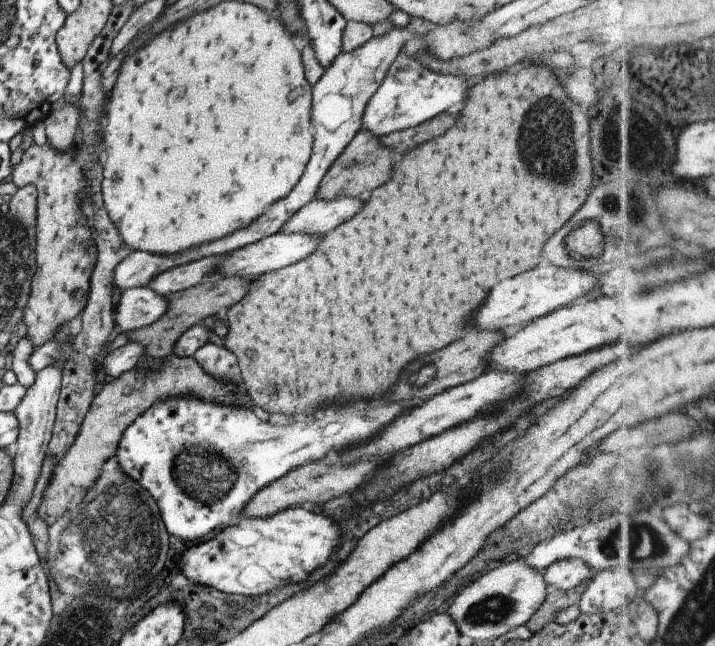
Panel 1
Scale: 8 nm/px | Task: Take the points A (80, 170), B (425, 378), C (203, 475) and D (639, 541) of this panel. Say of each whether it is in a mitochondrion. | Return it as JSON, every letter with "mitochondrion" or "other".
{"A":"other","B":"mitochondrion","C":"mitochondrion","D":"mitochondrion"}

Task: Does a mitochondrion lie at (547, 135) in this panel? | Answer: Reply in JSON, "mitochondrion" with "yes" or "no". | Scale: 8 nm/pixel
{"mitochondrion":"yes"}

